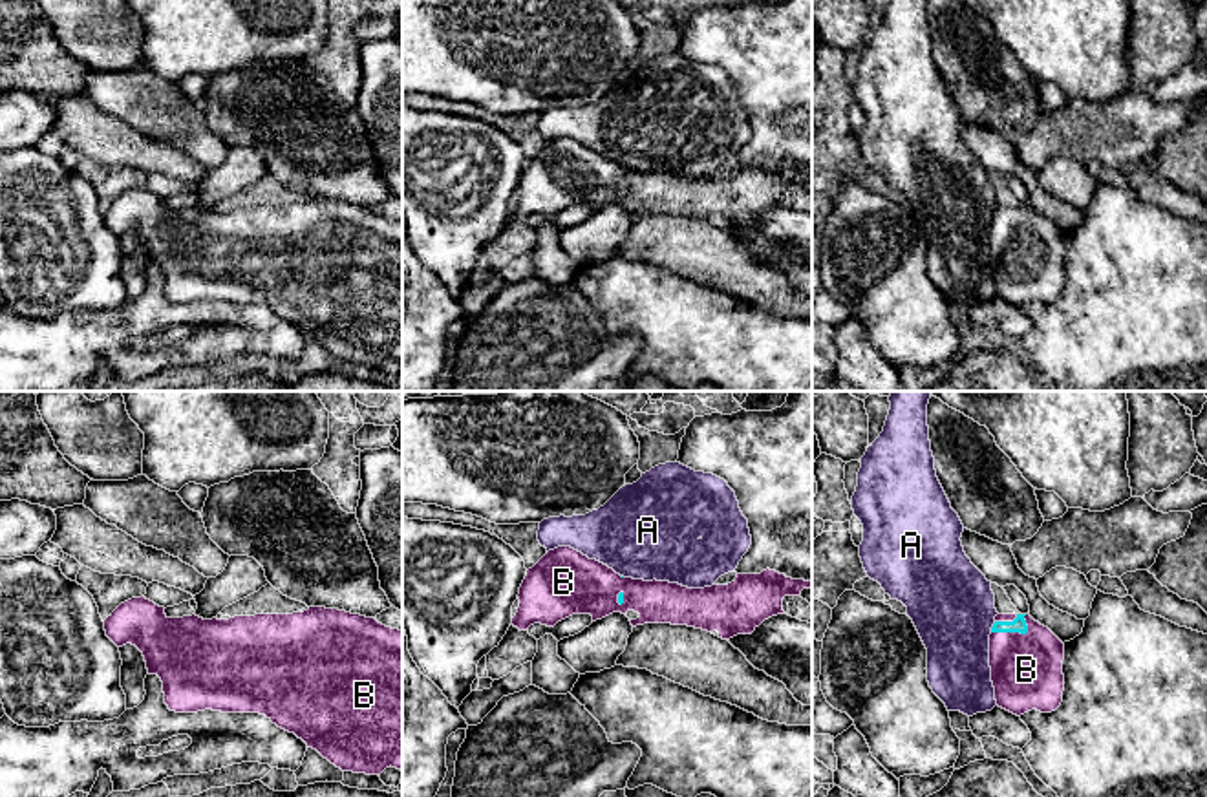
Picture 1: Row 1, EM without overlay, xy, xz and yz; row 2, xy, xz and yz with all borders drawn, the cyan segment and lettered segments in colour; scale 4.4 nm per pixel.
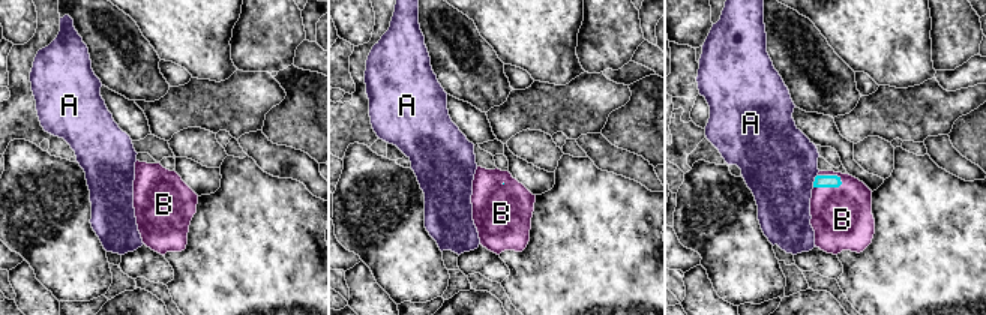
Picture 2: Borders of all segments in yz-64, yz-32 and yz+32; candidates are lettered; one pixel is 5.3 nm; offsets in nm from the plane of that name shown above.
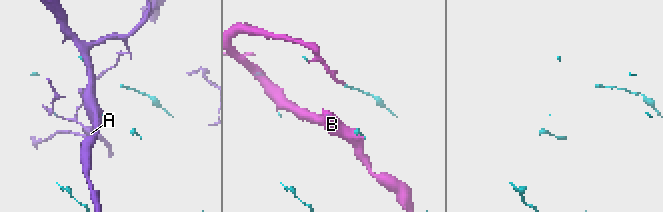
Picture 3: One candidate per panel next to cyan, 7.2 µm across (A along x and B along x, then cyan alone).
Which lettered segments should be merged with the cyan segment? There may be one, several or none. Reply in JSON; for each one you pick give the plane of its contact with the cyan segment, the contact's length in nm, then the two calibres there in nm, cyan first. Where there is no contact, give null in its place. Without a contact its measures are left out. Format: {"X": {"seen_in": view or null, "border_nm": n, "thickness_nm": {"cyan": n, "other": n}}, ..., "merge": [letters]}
{"B": {"seen_in": "yz", "border_nm": 180, "thickness_nm": {"cyan": 60, "other": 320}}, "merge": ["B"]}

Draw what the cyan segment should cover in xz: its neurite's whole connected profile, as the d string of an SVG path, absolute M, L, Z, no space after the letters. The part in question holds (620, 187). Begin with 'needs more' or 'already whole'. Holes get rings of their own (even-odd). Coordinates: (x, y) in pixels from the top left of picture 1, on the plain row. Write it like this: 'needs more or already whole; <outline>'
needs more; M558 137L527 161L519 177L519 197L512 216L519 221L529 221L534 214L554 218L572 205L591 205L593 212L596 212L613 203L627 207L629 201L635 201L640 207L629 210L633 218L644 214L688 216L708 223L717 221L719 228L730 230L737 225L752 225L764 210L785 205L783 188L799 186L803 179L812 179L812 172L792 170L770 159L761 165L737 165L728 175L704 179L688 179L657 170L622 168L607 155L589 150L571 137Z

